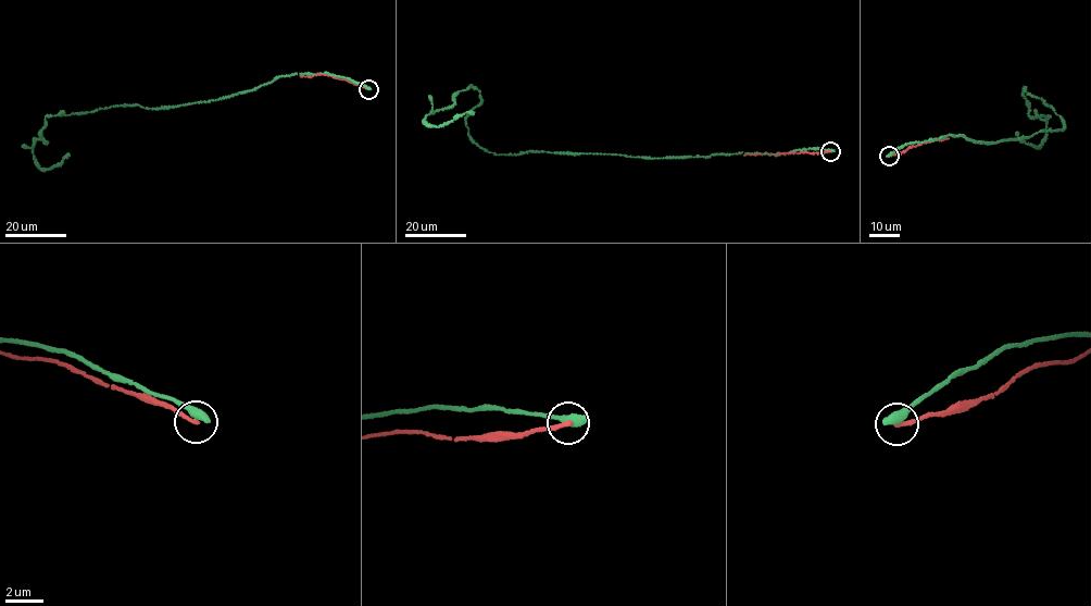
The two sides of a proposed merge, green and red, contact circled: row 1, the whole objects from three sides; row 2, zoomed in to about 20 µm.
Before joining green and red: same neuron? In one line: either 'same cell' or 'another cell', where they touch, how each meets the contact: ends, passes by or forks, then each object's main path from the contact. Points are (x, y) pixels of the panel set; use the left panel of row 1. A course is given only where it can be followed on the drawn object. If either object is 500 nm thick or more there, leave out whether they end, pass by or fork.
another cell; place (368, 89); course green (367, 89), (297, 73), (214, 100), (48, 115), (34, 158), (50, 169), (69, 153); course red (367, 89), (329, 75), (300, 75)

